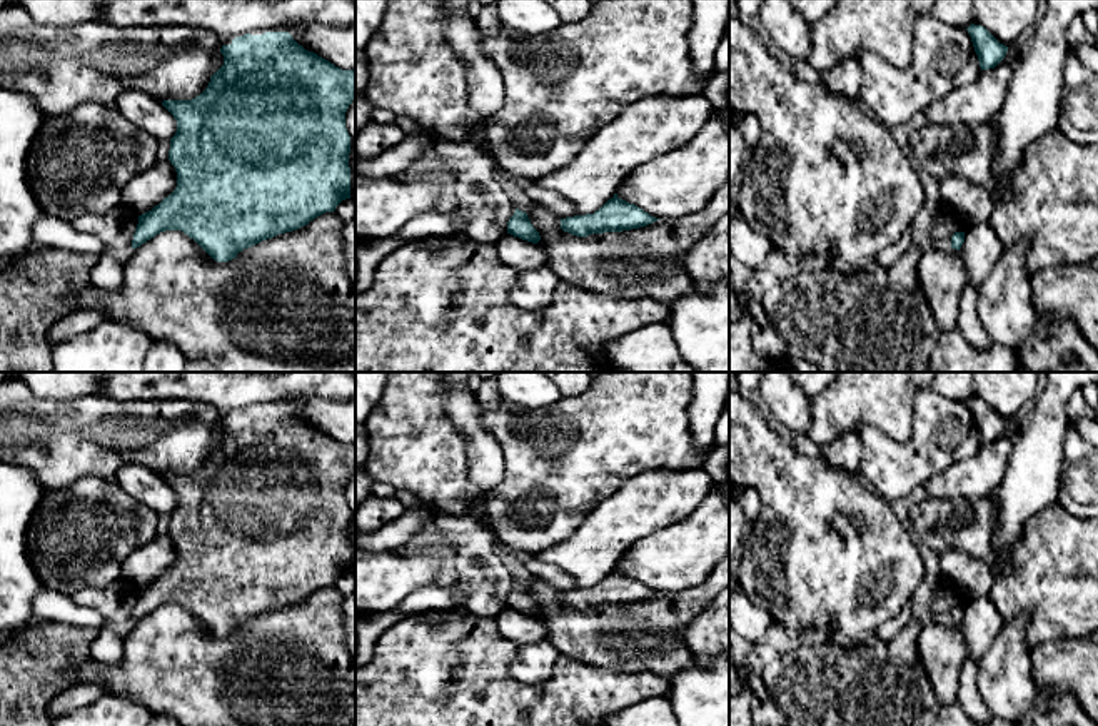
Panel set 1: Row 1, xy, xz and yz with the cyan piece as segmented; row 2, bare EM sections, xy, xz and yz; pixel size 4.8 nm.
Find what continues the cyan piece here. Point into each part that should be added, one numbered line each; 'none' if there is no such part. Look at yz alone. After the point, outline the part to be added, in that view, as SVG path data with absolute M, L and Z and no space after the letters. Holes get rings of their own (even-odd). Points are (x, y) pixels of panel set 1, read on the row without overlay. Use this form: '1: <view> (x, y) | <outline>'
none

